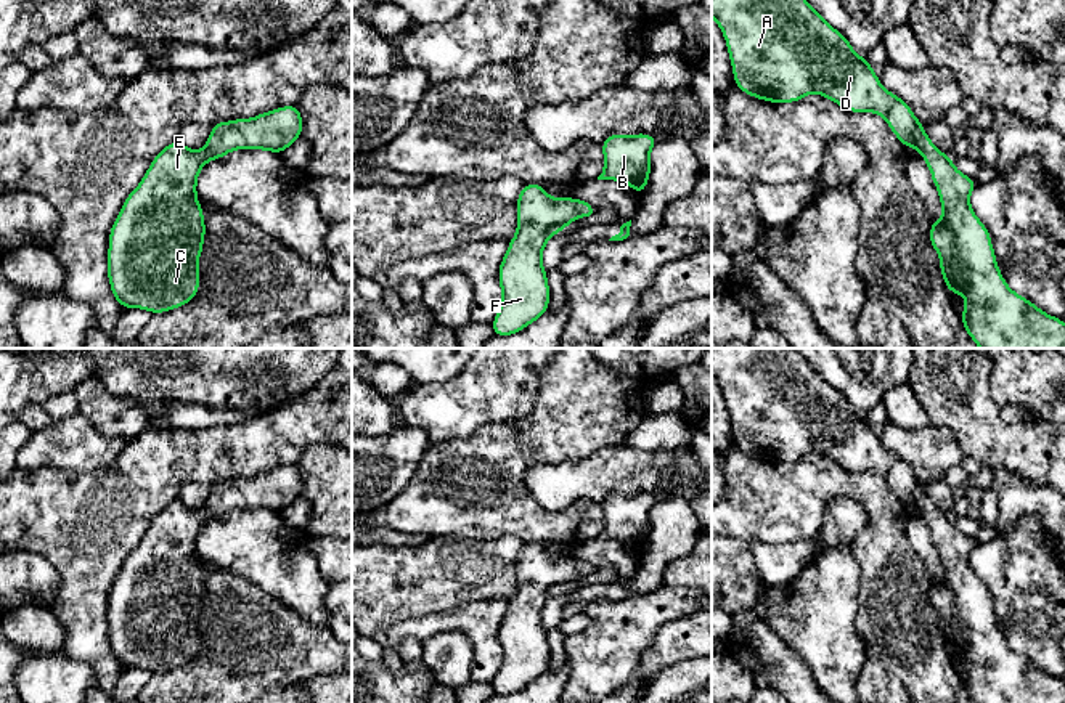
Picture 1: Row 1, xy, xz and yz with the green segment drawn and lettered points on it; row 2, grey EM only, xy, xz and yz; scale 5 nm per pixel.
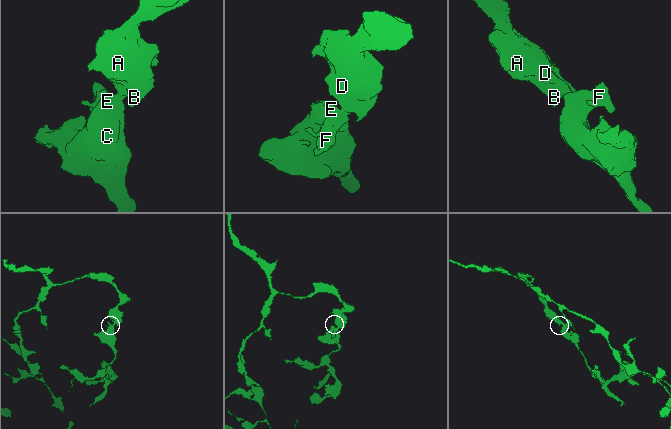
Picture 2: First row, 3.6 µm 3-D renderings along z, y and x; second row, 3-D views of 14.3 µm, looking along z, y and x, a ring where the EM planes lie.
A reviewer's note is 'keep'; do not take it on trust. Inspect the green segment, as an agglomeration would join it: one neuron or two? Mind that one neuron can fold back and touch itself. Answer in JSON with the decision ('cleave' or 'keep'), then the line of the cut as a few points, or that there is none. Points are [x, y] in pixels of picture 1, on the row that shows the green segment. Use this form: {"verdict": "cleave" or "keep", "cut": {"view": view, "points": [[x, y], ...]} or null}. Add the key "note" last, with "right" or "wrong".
{"verdict": "keep", "cut": null, "note": "right"}

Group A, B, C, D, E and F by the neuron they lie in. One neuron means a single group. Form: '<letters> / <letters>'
A B C D E F

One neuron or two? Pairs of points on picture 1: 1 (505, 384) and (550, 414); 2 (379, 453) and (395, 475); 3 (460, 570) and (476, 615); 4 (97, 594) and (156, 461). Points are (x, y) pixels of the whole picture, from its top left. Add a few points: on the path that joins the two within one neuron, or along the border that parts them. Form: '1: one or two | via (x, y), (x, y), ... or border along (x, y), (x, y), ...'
1: two | border along (545, 368), (535, 406), (521, 419), (501, 422)
2: one | via (379, 458), (391, 471)
3: two | border along (508, 599), (476, 599), (452, 610)
4: one | via (97, 560), (97, 524), (126, 495)

